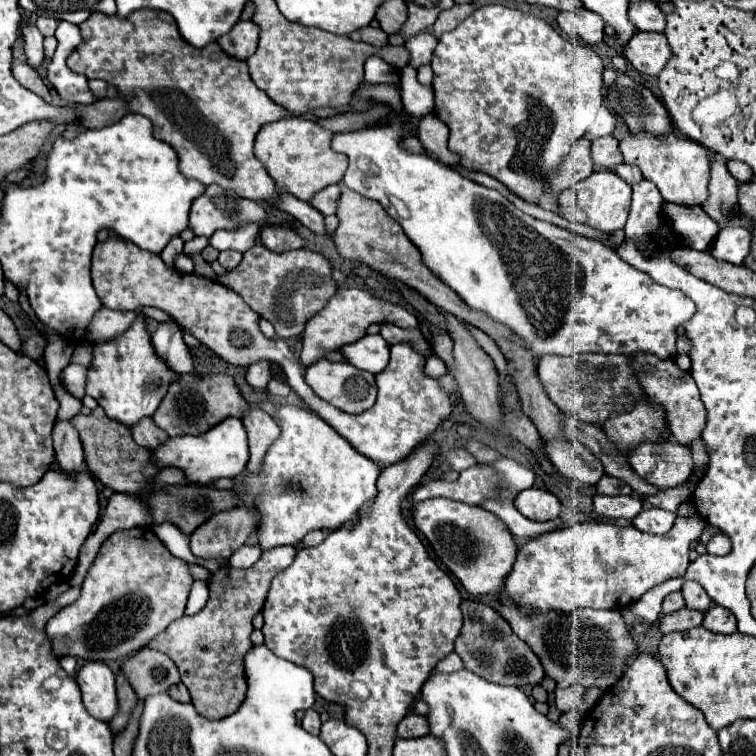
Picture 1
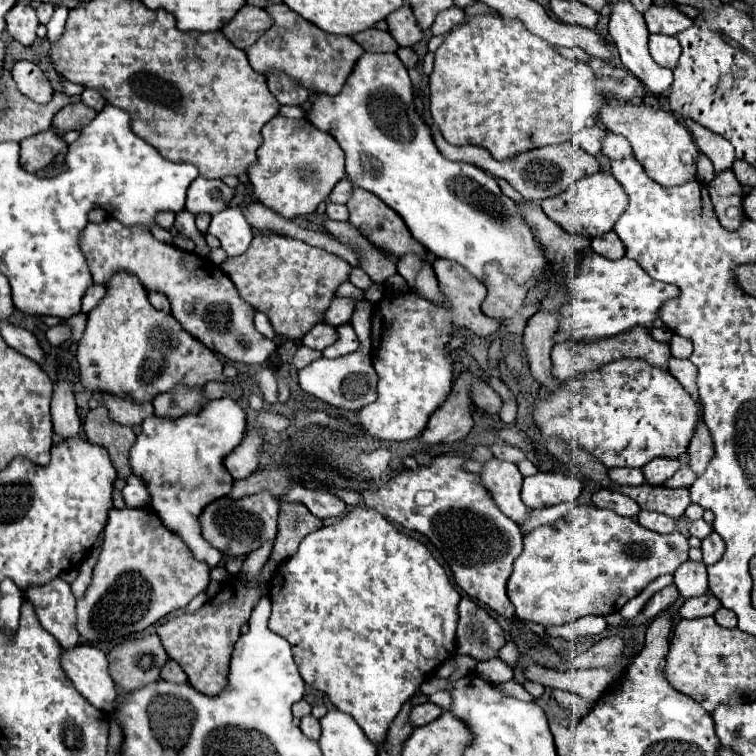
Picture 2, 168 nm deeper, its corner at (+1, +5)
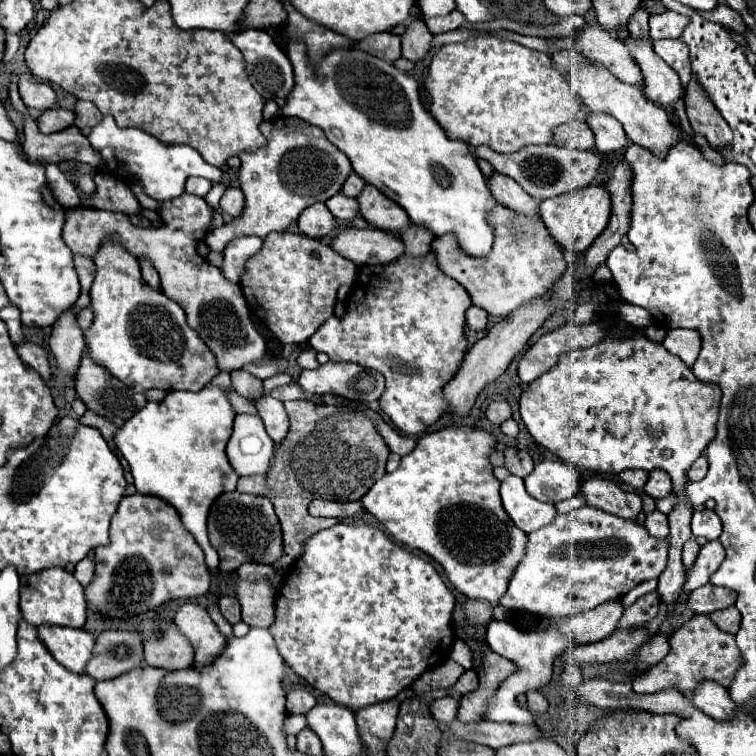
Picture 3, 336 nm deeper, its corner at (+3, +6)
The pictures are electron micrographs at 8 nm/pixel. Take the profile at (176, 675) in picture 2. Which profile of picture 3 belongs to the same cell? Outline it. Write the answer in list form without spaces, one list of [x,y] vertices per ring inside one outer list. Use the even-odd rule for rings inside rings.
[[[146,619],[140,633],[144,637],[144,659],[148,665],[168,671],[188,669],[192,665],[192,647],[170,619]]]

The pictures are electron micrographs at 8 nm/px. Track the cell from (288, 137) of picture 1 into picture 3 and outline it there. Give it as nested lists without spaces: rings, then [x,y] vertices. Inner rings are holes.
[[[276,117],[262,121],[260,131],[268,141],[266,147],[256,153],[240,153],[242,167],[238,181],[246,197],[246,215],[206,235],[206,243],[212,251],[224,251],[228,241],[244,233],[254,233],[264,239],[272,231],[284,231],[306,207],[336,195],[352,171],[348,157],[326,139],[324,131],[302,119]]]

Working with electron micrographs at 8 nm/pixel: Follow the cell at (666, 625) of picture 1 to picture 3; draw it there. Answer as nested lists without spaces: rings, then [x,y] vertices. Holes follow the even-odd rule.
[[[704,585],[696,591],[692,591],[688,595],[688,609],[694,611],[694,613],[704,613],[704,615],[710,615],[718,609],[726,609],[730,605],[734,605],[736,601],[736,593],[726,589],[726,587],[716,587],[716,585]]]

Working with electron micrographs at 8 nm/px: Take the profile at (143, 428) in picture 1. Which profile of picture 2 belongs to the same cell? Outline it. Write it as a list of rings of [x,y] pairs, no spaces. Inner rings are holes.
[[[102,394],[102,404],[108,408],[108,416],[130,428],[138,428],[146,416],[154,414],[154,408],[150,402],[134,402],[130,398],[120,398],[112,394]]]

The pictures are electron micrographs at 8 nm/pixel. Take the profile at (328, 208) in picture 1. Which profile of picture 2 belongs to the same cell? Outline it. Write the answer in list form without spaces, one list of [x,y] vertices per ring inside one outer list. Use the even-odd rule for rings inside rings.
[[[342,178],[342,180],[334,186],[332,194],[328,196],[328,202],[346,204],[346,202],[348,202],[348,198],[350,198],[350,194],[352,194],[352,190],[354,190],[354,184],[350,182],[350,178]]]

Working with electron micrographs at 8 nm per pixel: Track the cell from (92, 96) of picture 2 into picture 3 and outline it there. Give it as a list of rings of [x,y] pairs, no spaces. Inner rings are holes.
[[[76,101],[76,127],[84,129],[84,127],[92,127],[102,119],[102,113],[94,107],[94,103],[90,101]]]

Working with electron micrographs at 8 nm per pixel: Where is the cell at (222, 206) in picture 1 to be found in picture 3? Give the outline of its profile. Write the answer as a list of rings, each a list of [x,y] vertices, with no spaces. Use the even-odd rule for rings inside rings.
[[[190,177],[186,181],[186,191],[190,195],[196,195],[196,197],[206,197],[208,191],[212,189],[212,181],[204,179],[204,177]]]

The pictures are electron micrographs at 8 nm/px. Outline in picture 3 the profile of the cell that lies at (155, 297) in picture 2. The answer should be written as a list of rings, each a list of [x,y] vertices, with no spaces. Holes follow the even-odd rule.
[[[144,259],[144,261],[140,261],[140,267],[142,267],[142,277],[144,277],[144,281],[146,281],[150,287],[160,289],[160,279],[158,279],[156,269],[154,269],[146,259]]]

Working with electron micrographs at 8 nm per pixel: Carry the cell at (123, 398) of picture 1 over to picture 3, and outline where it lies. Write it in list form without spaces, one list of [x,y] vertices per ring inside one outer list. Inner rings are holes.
[[[108,241],[100,247],[94,257],[96,265],[96,279],[92,285],[92,311],[94,321],[84,331],[84,341],[88,347],[88,355],[94,363],[114,373],[124,385],[134,389],[136,393],[146,393],[150,389],[164,389],[164,391],[200,391],[204,389],[216,375],[218,365],[214,353],[204,345],[204,341],[196,335],[194,329],[188,327],[186,315],[178,303],[168,299],[162,291],[152,291],[140,275],[140,263],[120,247],[118,241]]]

